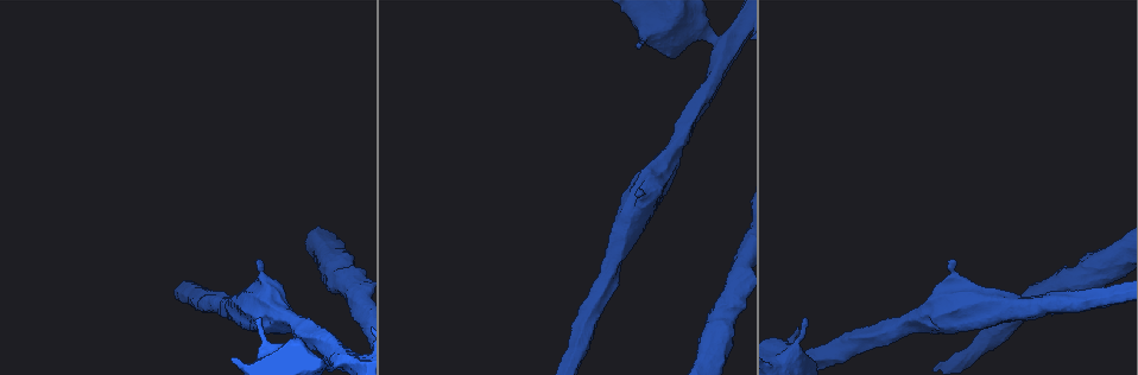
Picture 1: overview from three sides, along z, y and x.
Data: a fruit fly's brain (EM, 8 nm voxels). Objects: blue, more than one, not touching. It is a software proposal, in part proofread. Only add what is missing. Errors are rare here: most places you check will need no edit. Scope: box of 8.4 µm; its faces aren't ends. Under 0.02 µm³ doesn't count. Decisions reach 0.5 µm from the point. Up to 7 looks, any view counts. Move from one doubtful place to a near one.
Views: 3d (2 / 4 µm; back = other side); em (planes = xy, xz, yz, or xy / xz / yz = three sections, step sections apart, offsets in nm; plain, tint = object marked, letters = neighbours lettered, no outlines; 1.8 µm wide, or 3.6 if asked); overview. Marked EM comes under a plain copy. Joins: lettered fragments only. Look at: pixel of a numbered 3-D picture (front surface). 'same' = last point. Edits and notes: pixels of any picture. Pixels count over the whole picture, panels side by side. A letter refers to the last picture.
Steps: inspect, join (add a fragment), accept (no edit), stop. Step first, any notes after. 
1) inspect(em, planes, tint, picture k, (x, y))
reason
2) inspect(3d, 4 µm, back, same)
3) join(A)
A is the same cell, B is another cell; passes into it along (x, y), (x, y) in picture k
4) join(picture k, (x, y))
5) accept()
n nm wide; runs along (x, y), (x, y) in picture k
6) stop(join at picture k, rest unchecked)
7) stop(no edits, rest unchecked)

inspect(em, xy, step 16, tint, picture 1, (722, 58))
three-way junction

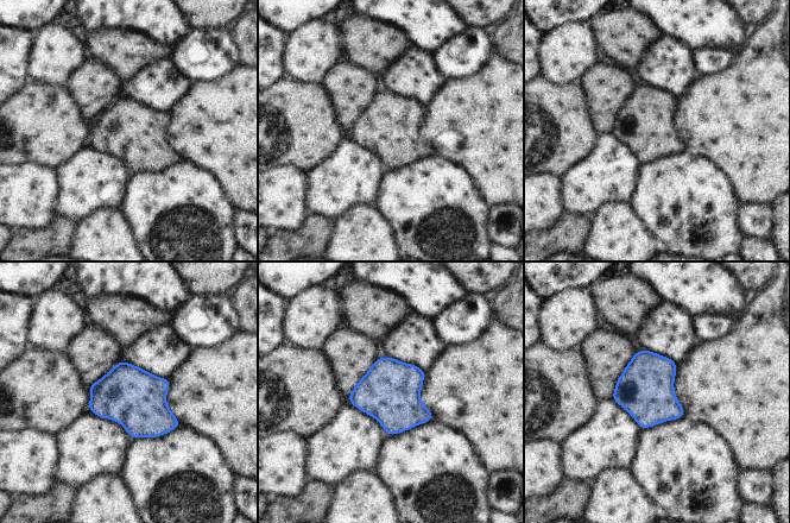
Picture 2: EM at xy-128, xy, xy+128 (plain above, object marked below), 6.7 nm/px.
inspect(em, planes, tint, same)

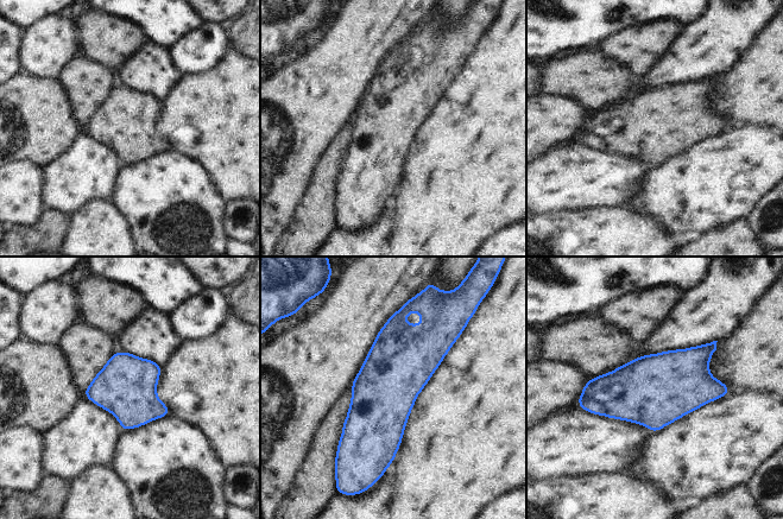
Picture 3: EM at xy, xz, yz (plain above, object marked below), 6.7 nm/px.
inspect(em, planes, letters, same)

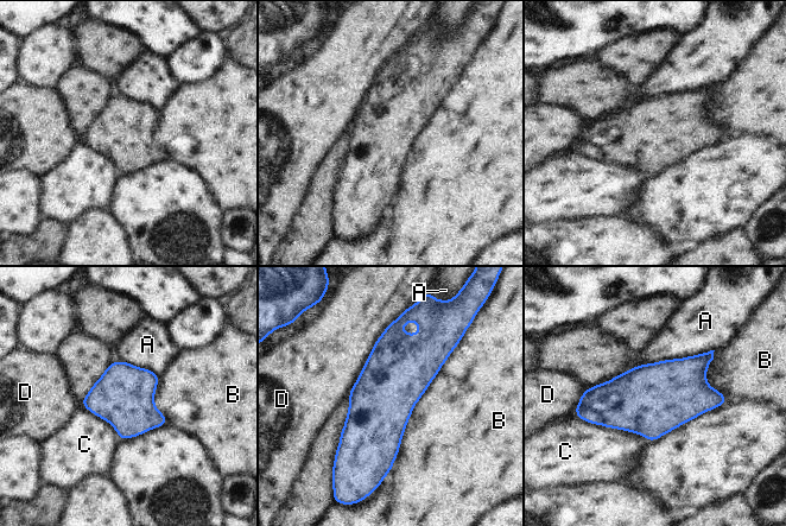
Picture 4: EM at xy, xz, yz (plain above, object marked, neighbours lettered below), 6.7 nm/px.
accept()
400 nm wide; A, B, C and D are other cells; border along (456, 348), (416, 404), (388, 471) in picture 4; no lettered fragment goes on from it

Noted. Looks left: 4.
inspect(em, yz, step 8, letters, picture 1, (808, 319))
branch stops here

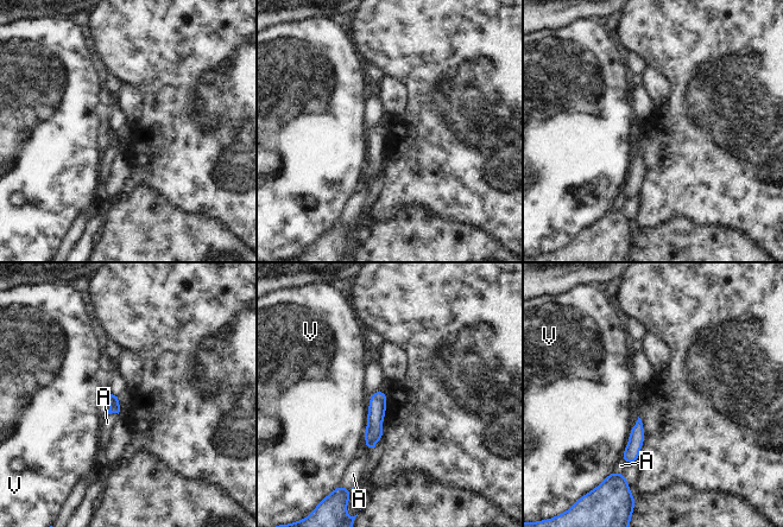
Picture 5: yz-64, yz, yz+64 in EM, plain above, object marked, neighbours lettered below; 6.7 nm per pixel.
accept()
V touches over 240 nm; A and V are other cells; none of them fits

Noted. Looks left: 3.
inspect(3d, 2 µm, back, picture 1, (256, 264))
free end

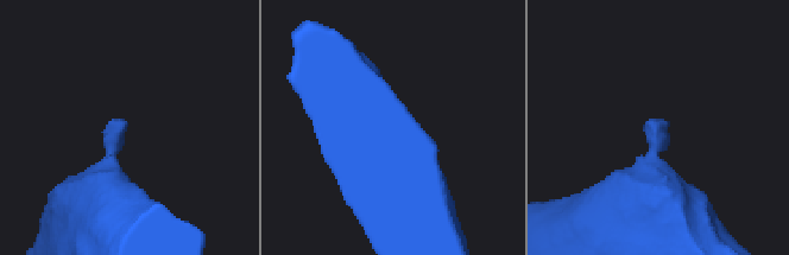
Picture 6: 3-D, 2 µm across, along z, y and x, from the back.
inspect(em, planes, letters, picture 6, (124, 126))

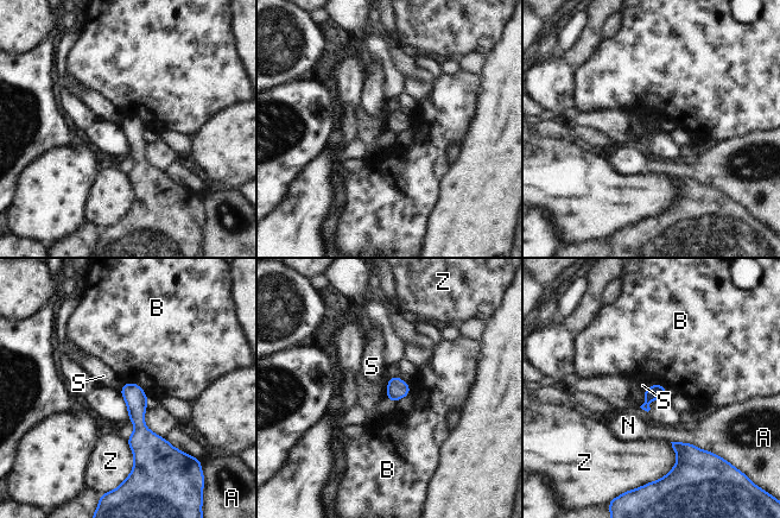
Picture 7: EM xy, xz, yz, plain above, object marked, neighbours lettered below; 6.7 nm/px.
accept()
Z touches over 240 nm; A, B, N, S and Z are other cells; no lettered fragment goes on from it

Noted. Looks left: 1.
stop(no edits, rest unchecked)

